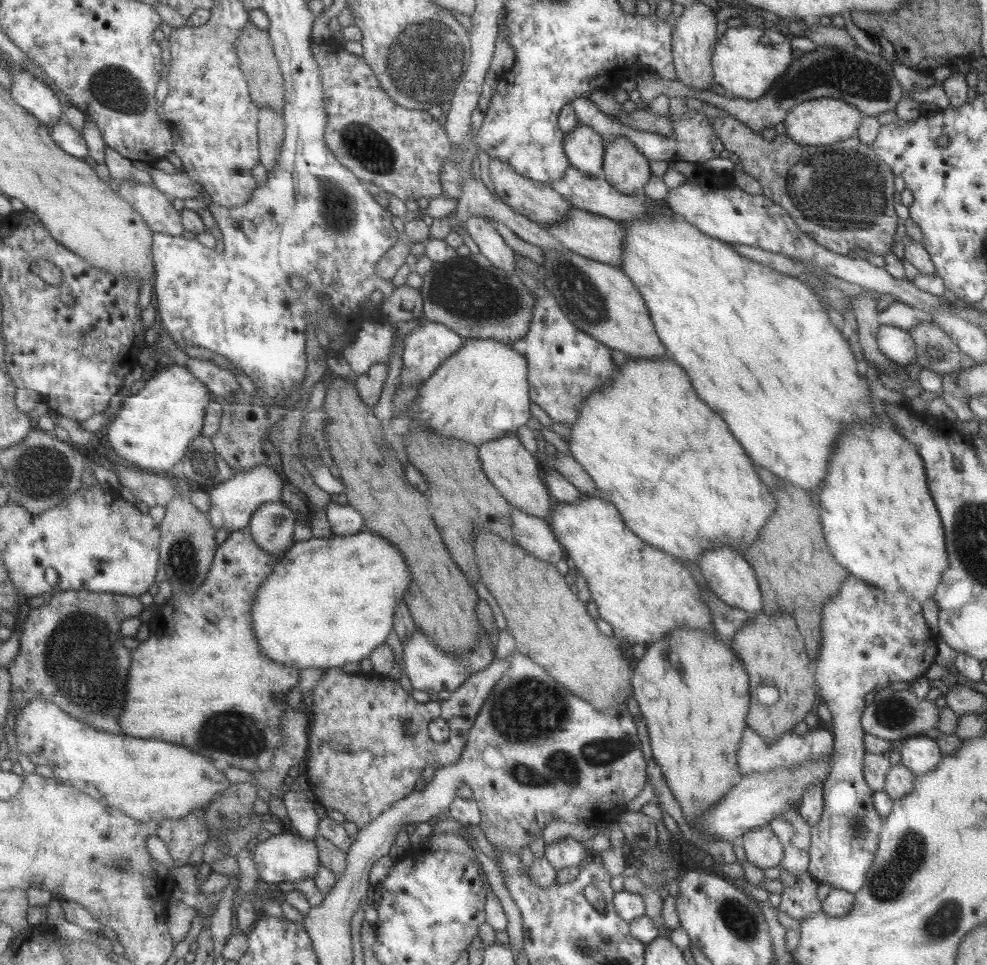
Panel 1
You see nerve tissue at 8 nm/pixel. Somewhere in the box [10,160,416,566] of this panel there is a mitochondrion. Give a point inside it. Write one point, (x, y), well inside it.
(43, 473)

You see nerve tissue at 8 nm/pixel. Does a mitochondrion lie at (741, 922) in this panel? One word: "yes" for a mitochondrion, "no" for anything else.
yes

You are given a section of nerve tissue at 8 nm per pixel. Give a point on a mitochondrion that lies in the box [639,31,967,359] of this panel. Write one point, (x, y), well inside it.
(839, 187)

